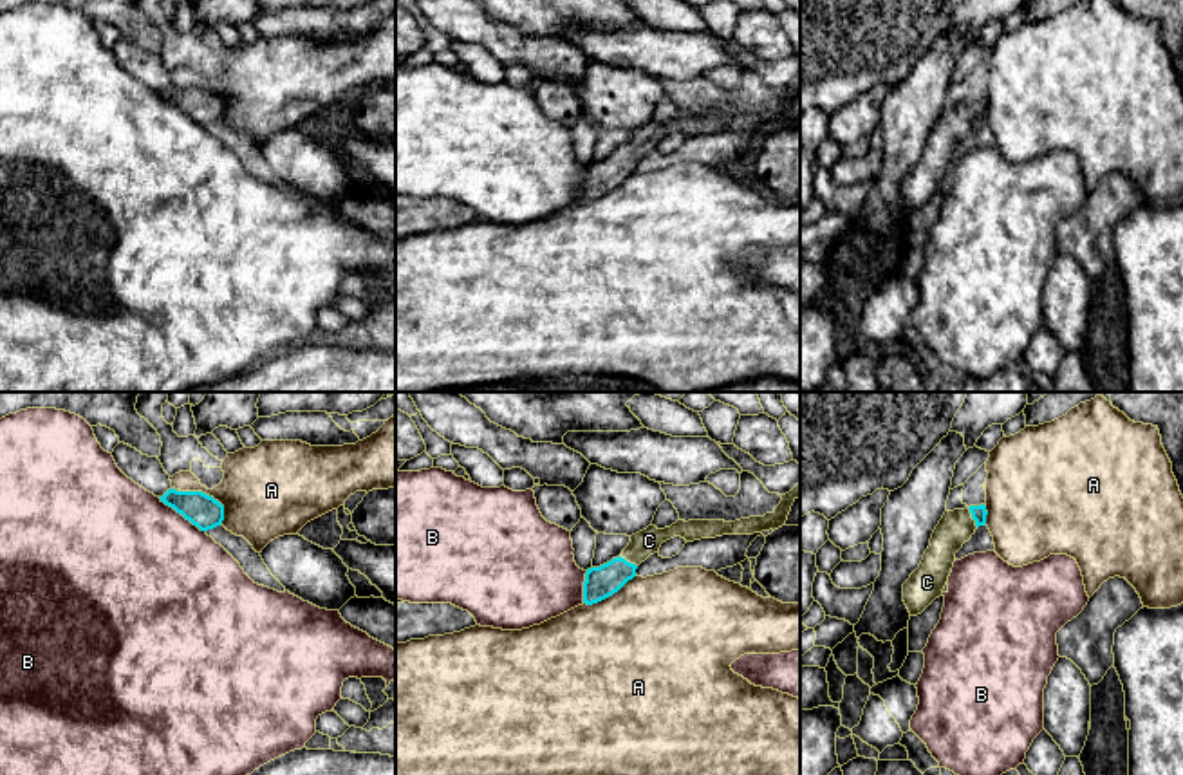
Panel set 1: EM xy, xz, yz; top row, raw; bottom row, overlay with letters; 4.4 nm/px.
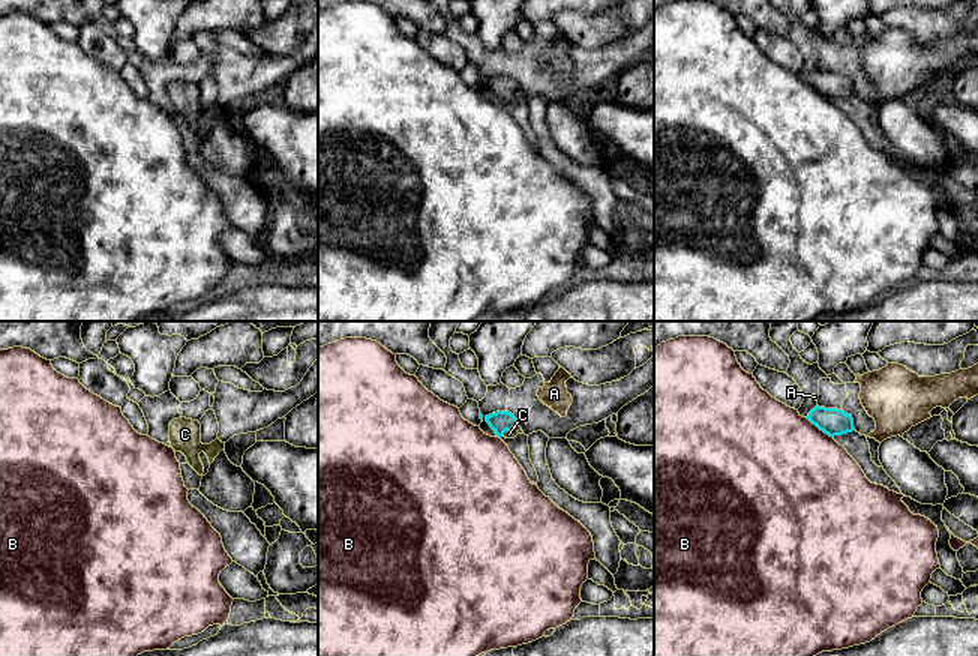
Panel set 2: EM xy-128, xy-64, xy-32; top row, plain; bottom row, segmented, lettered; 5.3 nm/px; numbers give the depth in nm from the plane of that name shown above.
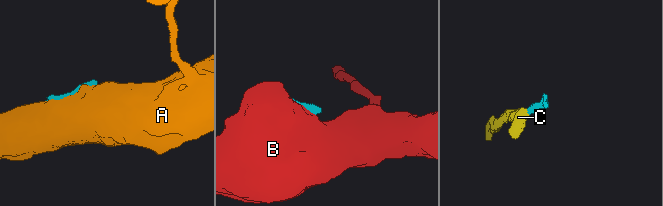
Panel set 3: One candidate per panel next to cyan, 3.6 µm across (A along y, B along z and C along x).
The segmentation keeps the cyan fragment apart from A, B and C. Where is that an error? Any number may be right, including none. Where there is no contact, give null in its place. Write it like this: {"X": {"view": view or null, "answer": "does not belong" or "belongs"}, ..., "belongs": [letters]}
{"A": {"view": "xy", "answer": "does not belong"}, "B": {"view": "xy", "answer": "does not belong"}, "C": {"view": "yz", "answer": "belongs"}, "belongs": ["C"]}

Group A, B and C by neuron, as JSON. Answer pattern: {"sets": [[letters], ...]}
{"sets": [["A"], ["B"], ["C"]]}

